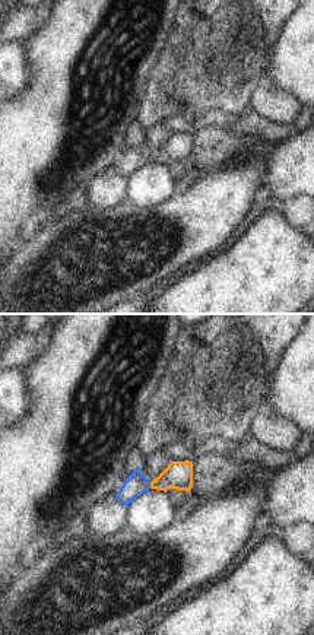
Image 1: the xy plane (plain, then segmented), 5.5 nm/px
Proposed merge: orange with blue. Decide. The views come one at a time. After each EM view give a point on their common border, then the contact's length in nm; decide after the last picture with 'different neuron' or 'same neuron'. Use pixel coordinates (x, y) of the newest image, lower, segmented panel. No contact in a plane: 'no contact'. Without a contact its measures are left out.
contact (151, 485); length 30 nm

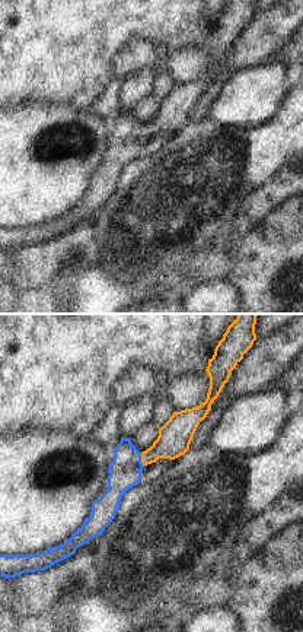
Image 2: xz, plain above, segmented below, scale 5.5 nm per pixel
contact (142, 459); length 70 nm

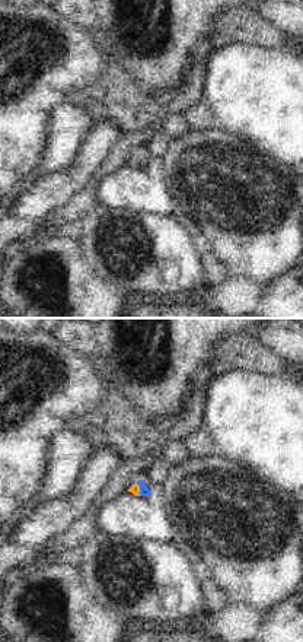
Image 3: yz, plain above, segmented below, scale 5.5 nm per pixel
contact (139, 489); length 80 nm

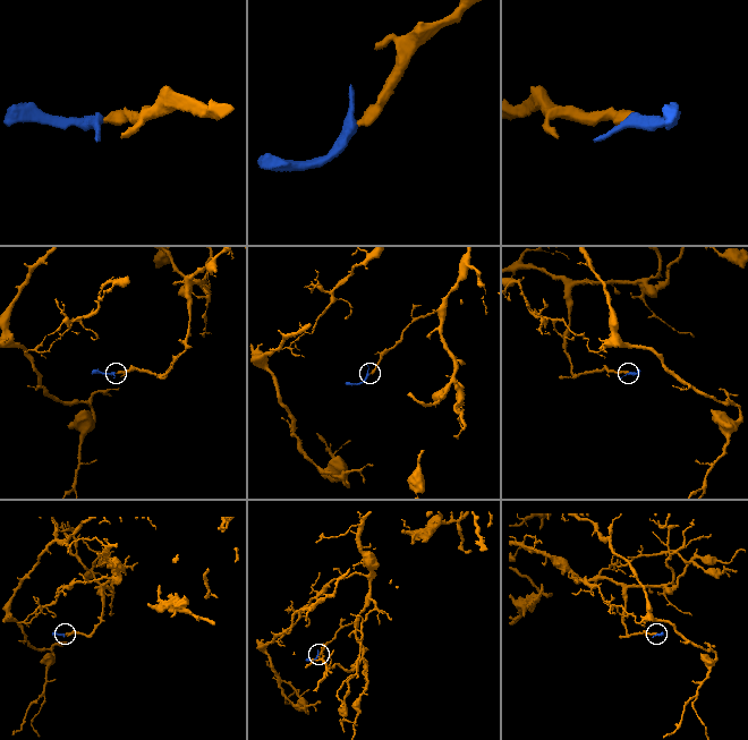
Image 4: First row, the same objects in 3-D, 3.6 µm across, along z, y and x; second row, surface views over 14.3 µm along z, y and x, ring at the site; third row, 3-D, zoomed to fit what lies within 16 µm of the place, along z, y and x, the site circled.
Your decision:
same neuron

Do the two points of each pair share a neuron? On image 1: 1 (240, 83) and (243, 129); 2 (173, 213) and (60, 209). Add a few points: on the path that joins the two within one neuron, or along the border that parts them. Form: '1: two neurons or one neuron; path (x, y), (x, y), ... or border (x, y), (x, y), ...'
1: two neurons; border (249, 107), (235, 117)
2: two neurons; border (88, 206), (67, 212), (47, 224)

